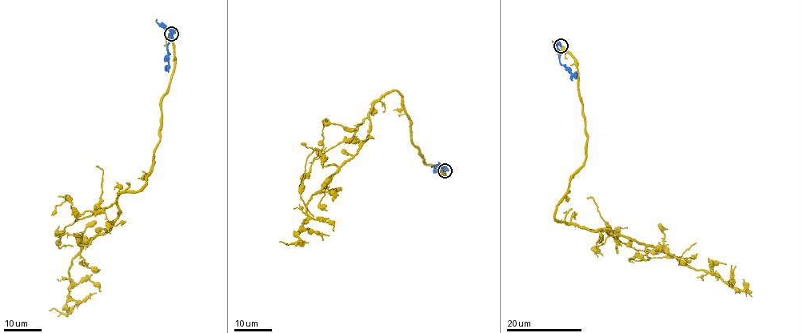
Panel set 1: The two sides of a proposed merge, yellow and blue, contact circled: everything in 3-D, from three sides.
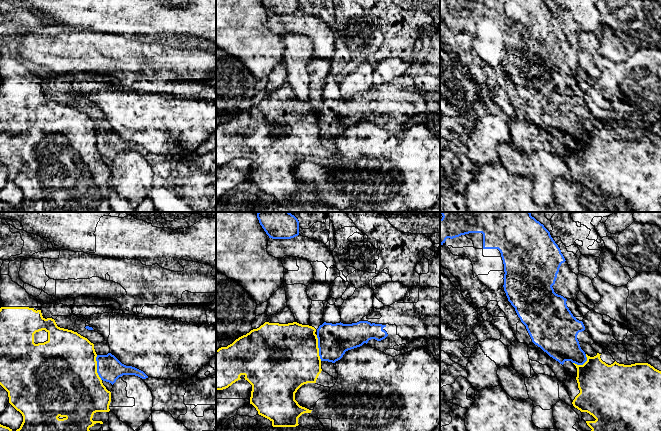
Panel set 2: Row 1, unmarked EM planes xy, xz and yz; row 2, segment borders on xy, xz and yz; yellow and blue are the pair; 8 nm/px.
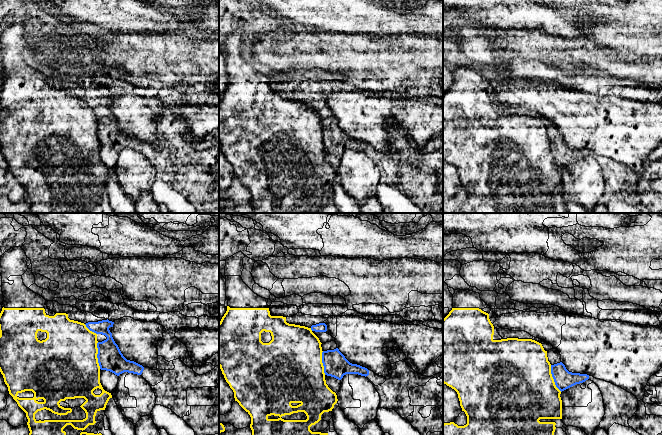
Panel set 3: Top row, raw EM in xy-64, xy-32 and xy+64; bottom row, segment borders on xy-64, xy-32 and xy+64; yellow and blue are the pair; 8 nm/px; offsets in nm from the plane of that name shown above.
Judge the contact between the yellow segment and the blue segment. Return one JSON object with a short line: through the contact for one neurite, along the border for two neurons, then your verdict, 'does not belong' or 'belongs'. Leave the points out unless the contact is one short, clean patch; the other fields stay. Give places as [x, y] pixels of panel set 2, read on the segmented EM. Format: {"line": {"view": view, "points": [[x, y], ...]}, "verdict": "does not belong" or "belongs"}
{"verdict": "does not belong"}

